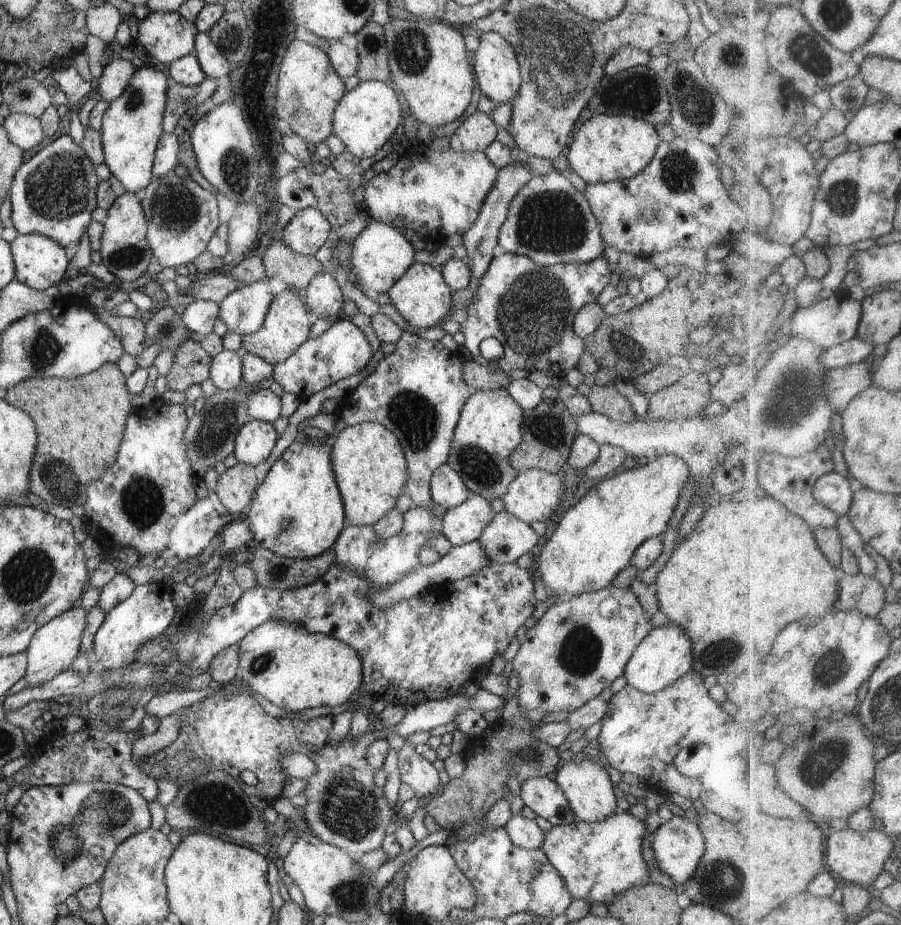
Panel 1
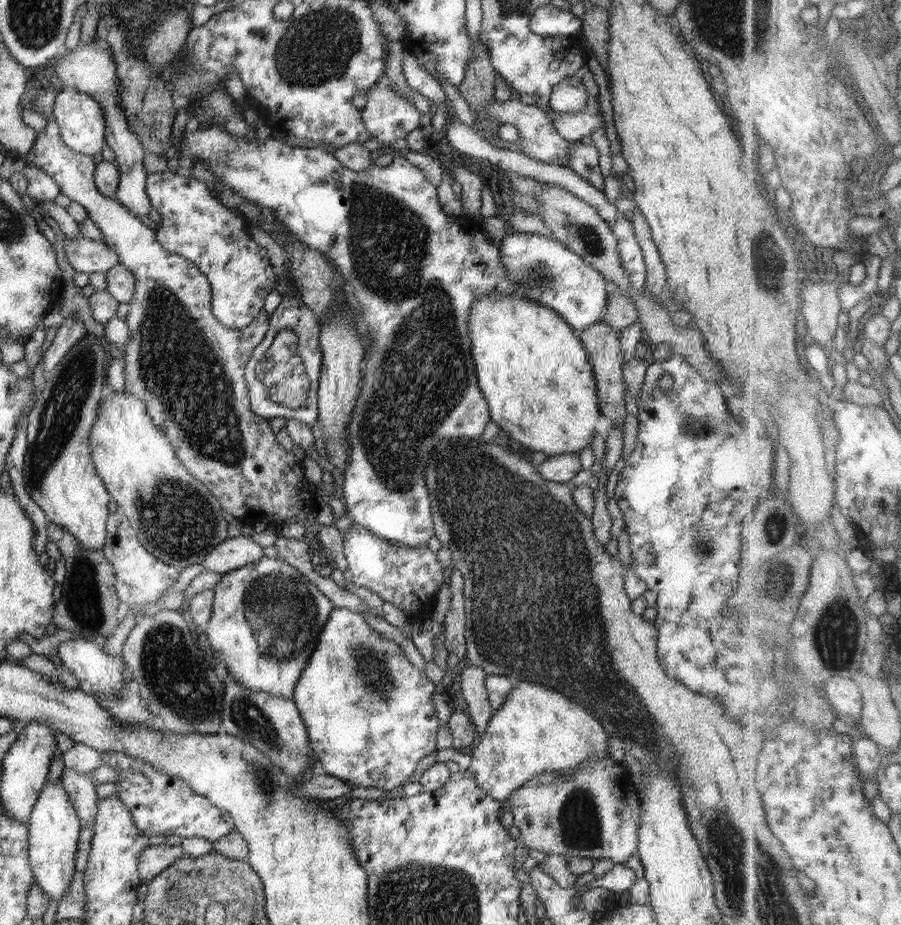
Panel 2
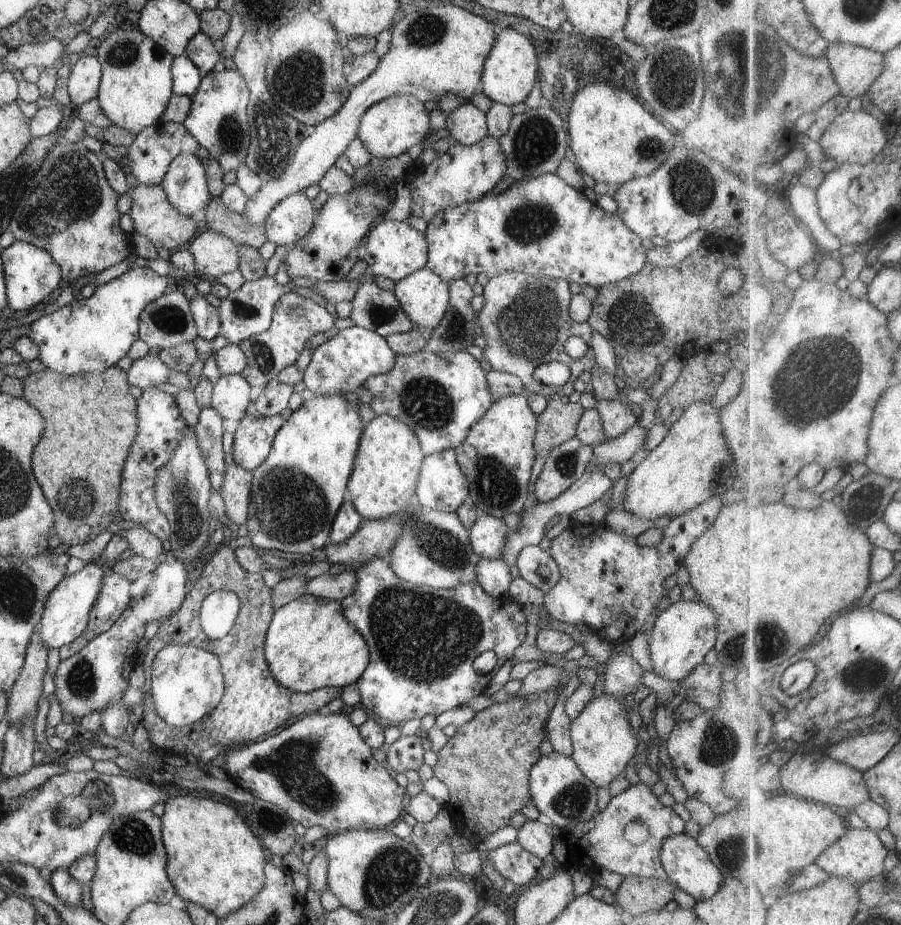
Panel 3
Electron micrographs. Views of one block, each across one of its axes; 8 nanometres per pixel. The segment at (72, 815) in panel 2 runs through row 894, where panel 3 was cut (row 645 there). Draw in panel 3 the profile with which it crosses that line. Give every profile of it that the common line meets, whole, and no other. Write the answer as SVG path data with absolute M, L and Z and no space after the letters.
M85 563L82 570L66 575L45 600L43 613L38 626L38 631L45 645L50 648L60 648L78 638L89 621L92 607L98 600L99 592L104 578L104 570L94 563Z

